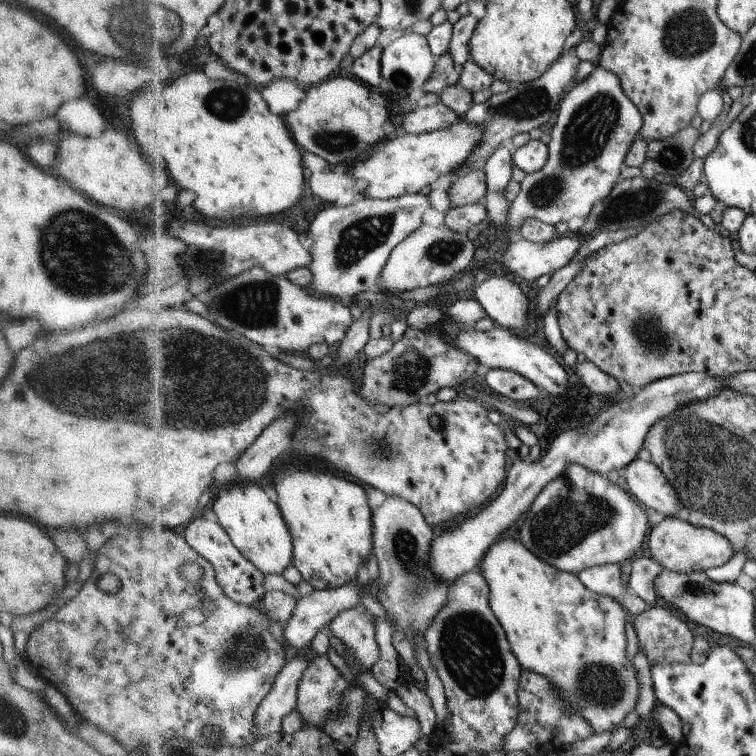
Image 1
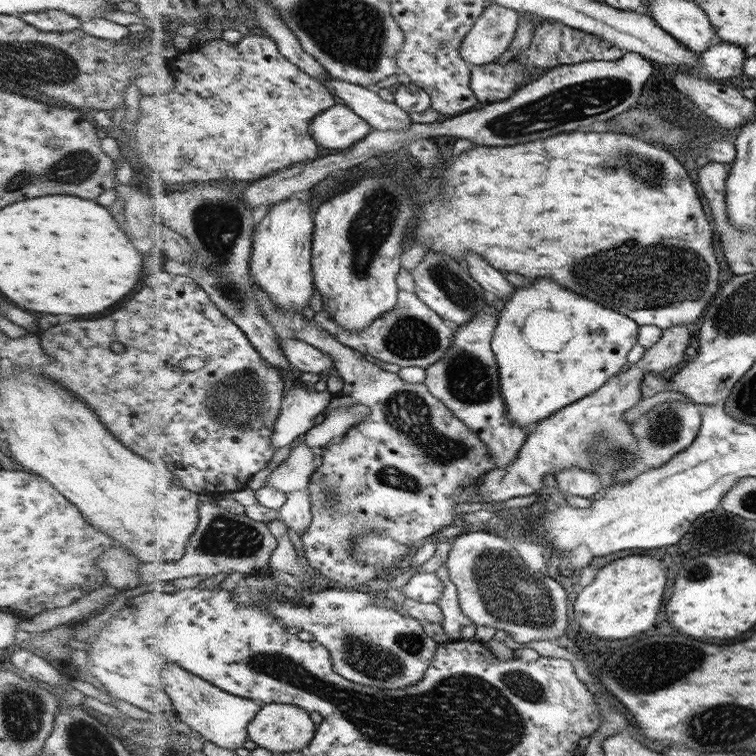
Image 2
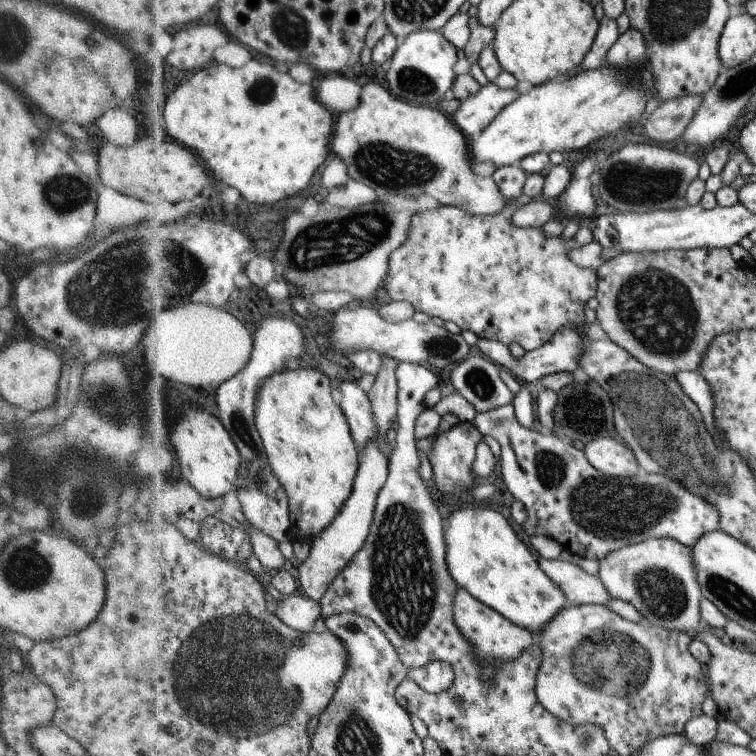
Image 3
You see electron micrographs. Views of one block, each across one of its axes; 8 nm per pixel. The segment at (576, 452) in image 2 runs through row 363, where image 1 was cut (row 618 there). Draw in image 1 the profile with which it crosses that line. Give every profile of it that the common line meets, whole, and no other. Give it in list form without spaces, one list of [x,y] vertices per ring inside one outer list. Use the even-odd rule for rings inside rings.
[[[658,603],[658,608],[652,607],[648,612],[634,615],[631,620],[634,625],[638,638],[638,650],[642,650],[646,654],[650,668],[656,662],[688,662],[690,660],[690,648],[692,648],[692,630],[688,628],[688,624],[674,612],[672,607],[662,608],[662,604]]]

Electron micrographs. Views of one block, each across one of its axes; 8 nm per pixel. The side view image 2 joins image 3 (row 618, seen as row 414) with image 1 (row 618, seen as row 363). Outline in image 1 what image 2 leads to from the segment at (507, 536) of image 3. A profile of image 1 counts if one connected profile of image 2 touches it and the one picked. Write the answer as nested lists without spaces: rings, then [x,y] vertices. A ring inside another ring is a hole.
[[[498,540],[489,546],[479,564],[478,570],[480,574],[487,578],[490,587],[490,605],[495,612],[496,618],[502,624],[506,631],[507,640],[511,644],[511,649],[515,652],[515,656],[522,664],[522,669],[532,670],[536,674],[542,674],[544,678],[548,678],[556,687],[559,688],[560,694],[567,696],[568,706],[572,706],[572,710],[568,710],[568,714],[582,714],[584,718],[595,728],[596,734],[604,734],[604,732],[612,732],[614,728],[618,728],[624,718],[634,711],[636,700],[638,700],[638,672],[634,670],[634,665],[628,660],[628,652],[626,652],[626,614],[622,607],[614,598],[596,594],[595,591],[588,590],[584,586],[583,581],[578,575],[558,570],[556,567],[544,562],[533,551],[528,550],[521,540]]]

